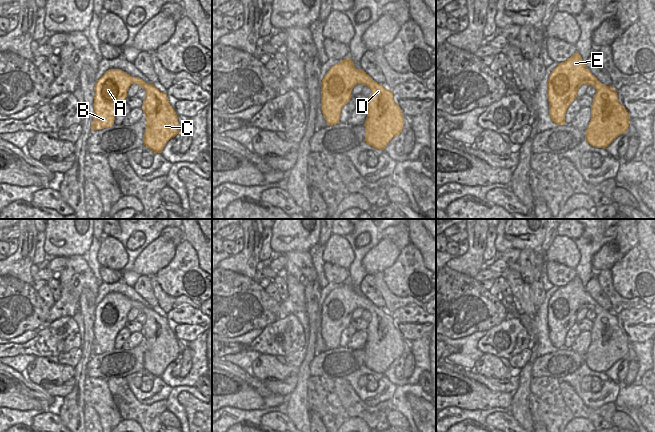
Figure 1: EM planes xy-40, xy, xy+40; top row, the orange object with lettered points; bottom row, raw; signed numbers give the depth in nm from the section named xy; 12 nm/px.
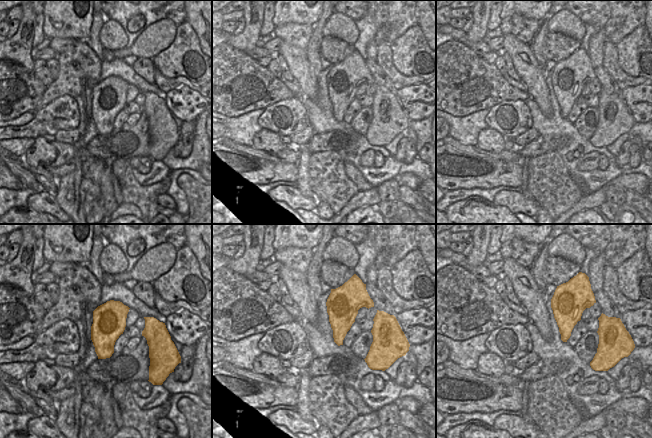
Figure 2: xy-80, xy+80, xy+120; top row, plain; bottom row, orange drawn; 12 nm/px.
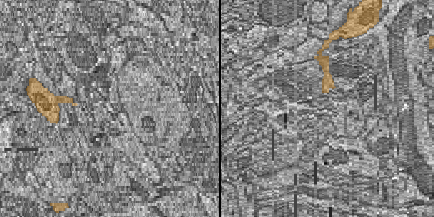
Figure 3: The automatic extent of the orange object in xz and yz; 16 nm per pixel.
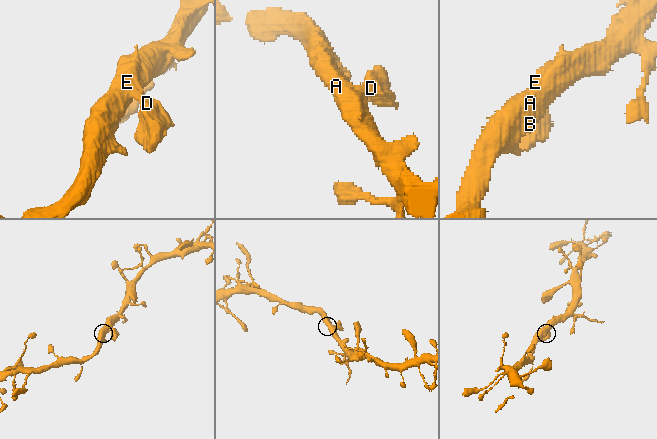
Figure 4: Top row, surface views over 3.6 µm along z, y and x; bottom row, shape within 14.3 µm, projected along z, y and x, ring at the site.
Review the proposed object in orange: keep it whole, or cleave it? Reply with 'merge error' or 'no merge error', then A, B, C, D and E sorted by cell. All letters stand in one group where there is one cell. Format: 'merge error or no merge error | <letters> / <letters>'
no merge error | A B C D E

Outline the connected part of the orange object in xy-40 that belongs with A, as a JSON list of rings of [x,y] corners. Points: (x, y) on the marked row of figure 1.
[[[109,69],[95,83],[91,131],[114,125],[115,114],[125,103],[131,84],[137,84],[146,91],[142,105],[146,117],[143,143],[154,153],[161,153],[167,142],[181,132],[177,114],[170,105],[166,93],[160,92],[154,84],[132,77],[120,69]]]

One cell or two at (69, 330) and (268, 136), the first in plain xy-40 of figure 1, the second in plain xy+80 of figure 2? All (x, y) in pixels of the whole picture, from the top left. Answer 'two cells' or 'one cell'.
two cells

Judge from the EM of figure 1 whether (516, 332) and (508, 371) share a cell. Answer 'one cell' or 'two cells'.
two cells

